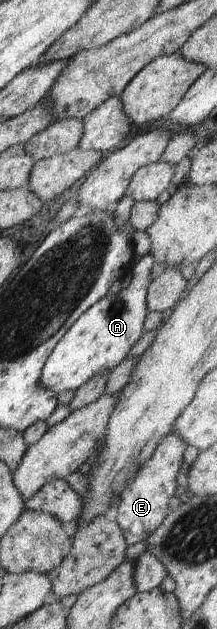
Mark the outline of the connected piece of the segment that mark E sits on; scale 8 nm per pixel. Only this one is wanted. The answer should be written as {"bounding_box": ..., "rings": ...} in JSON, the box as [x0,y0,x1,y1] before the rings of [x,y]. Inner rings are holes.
{"bounding_box":[112,432,187,547],"rings":[[[169,432],[167,436],[163,436],[163,440],[159,442],[153,456],[137,470],[135,478],[131,482],[127,482],[125,490],[120,495],[120,506],[114,508],[112,516],[114,522],[117,522],[123,538],[127,540],[130,547],[151,536],[161,524],[166,520],[169,514],[169,501],[174,496],[177,489],[177,475],[184,462],[183,454],[187,448],[187,442],[183,438],[179,438],[175,432]]]}

